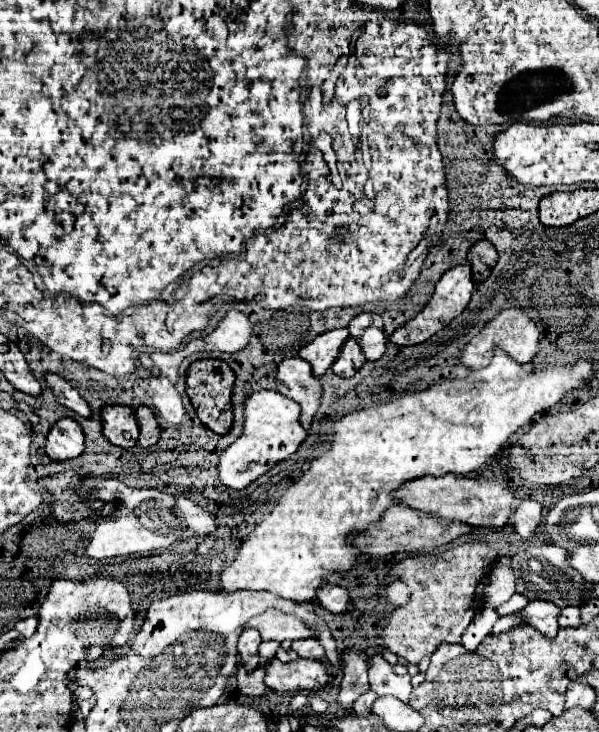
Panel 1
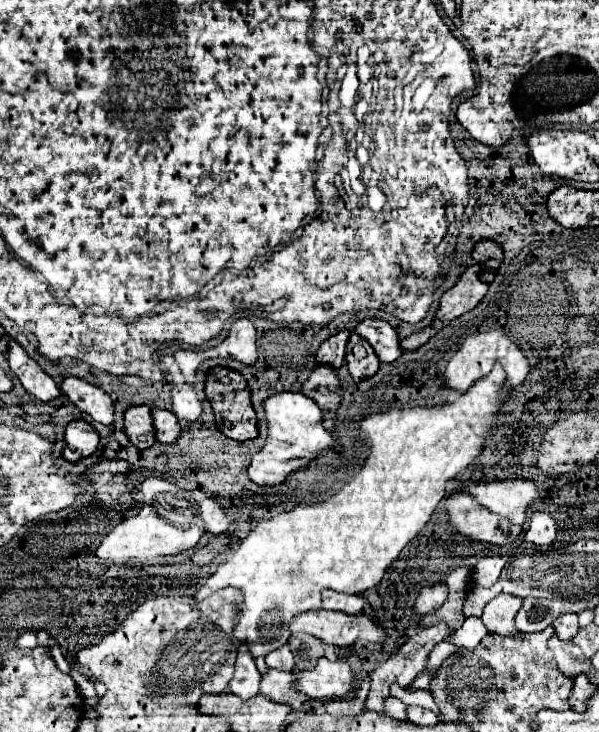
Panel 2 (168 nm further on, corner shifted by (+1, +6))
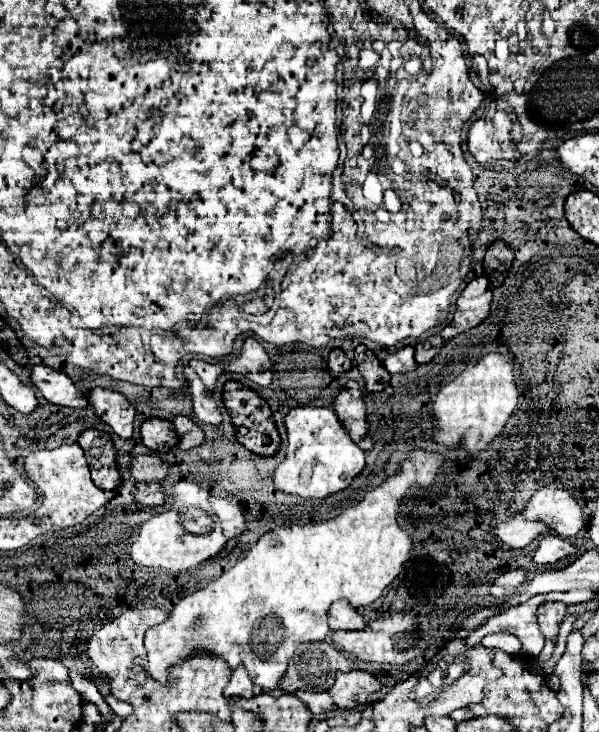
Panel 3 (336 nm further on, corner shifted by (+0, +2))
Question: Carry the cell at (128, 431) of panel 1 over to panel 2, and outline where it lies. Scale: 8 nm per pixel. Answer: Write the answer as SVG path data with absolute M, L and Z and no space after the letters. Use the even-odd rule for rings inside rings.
M131 406L125 412L125 432L133 446L151 448L155 444L155 428L149 406Z

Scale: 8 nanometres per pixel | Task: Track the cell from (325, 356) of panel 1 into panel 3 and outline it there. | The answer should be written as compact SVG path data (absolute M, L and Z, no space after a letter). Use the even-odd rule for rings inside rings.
M334 348L334 350L330 352L330 358L328 358L328 370L330 370L332 376L338 376L338 374L350 370L350 366L352 366L352 362L346 358L344 350Z

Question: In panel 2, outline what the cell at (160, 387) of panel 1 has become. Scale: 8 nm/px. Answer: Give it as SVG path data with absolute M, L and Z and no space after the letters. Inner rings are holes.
M183 386L179 392L173 392L173 414L179 420L199 420L199 416L203 414L203 406L193 386Z

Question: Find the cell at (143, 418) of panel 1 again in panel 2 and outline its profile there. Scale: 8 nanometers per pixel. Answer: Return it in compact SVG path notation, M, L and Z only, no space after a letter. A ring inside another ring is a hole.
M153 408L153 422L155 422L155 430L157 430L157 440L171 444L179 438L181 434L181 426L179 426L179 418L173 416L173 412L169 410L161 410L161 408Z

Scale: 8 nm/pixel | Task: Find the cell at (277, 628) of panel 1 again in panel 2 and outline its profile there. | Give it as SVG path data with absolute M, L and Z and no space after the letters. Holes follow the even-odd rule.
M305 612L291 620L291 632L305 632L333 646L353 646L357 640L383 644L387 632L365 614L347 616L343 612Z

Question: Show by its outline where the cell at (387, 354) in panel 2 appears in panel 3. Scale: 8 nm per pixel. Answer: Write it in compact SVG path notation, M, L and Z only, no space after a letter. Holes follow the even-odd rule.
M404 346L400 350L396 350L394 354L388 354L384 360L382 360L384 368L394 374L394 372L408 372L408 370L414 370L418 364L414 360L414 348L412 346Z

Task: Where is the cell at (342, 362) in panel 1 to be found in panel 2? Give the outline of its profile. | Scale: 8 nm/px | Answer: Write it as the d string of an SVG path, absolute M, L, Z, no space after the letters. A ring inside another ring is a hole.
M369 350L365 358L357 358L353 352L347 352L345 360L347 360L347 368L349 368L349 372L351 372L355 382L361 382L363 378L375 376L375 372L377 372L377 368L381 364L373 350Z

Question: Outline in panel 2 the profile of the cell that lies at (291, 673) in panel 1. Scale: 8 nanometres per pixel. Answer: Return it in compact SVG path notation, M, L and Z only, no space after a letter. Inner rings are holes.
M319 658L313 670L309 672L293 670L293 672L297 674L295 688L317 700L343 700L355 688L353 670L343 660L331 662L327 658Z

